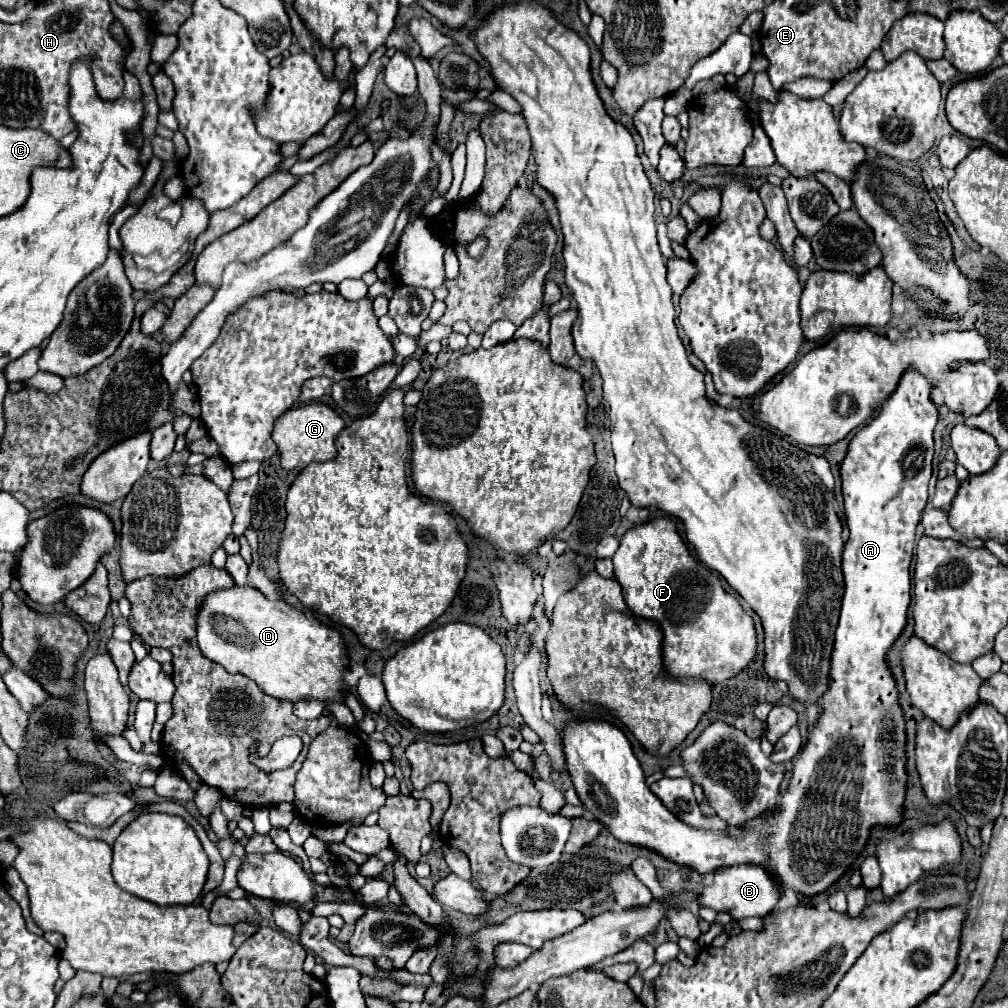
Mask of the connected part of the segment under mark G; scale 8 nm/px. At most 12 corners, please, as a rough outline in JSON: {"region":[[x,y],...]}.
{"region":[[298,404],[276,418],[280,466],[336,456],[342,418],[326,404]]}

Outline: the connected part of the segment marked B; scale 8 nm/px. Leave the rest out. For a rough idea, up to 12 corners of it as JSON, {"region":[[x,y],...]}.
{"region":[[762,866],[706,876],[698,906],[766,916],[780,890]]}

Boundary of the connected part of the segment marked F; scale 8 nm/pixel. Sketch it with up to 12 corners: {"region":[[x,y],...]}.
{"region":[[672,518],[612,562],[628,608],[664,634],[666,672],[718,684],[756,630]]}

